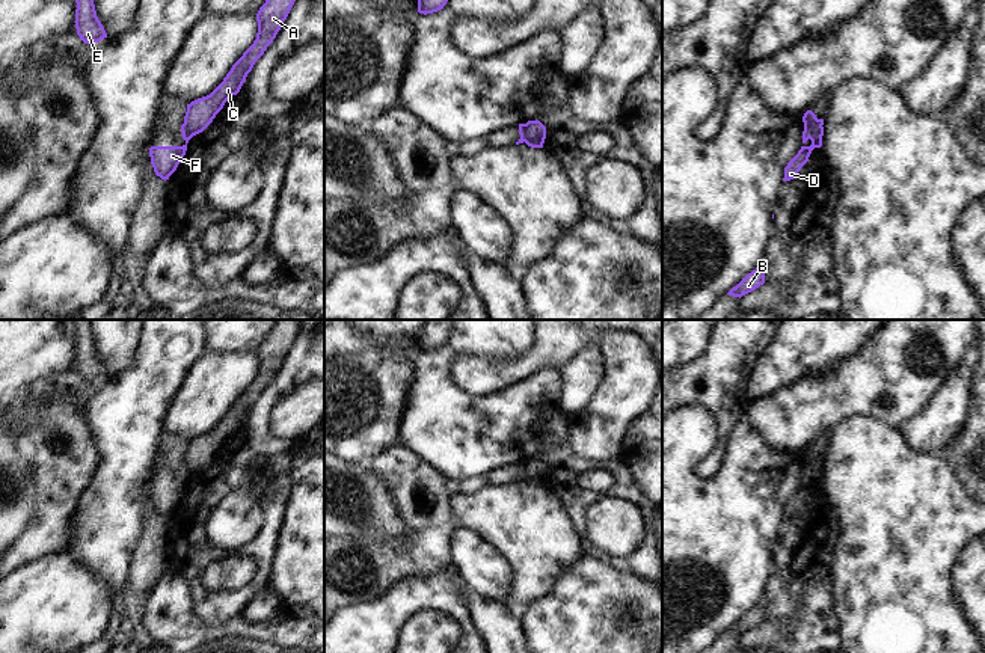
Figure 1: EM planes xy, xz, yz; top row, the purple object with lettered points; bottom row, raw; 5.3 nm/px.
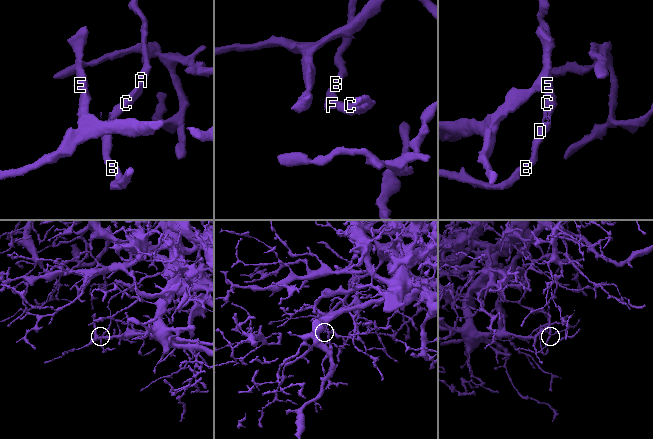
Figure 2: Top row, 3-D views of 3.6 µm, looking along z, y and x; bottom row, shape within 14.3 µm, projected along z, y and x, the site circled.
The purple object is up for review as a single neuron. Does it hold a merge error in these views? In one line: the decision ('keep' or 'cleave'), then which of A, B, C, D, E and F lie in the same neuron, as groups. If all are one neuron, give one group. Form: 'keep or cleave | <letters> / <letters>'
cleave | A C E / B D F

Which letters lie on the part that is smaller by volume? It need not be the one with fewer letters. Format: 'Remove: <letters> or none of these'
Remove: B, D, F

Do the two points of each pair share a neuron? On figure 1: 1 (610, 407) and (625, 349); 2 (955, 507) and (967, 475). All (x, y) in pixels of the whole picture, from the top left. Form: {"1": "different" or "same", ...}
{"1": "same", "2": "different"}

